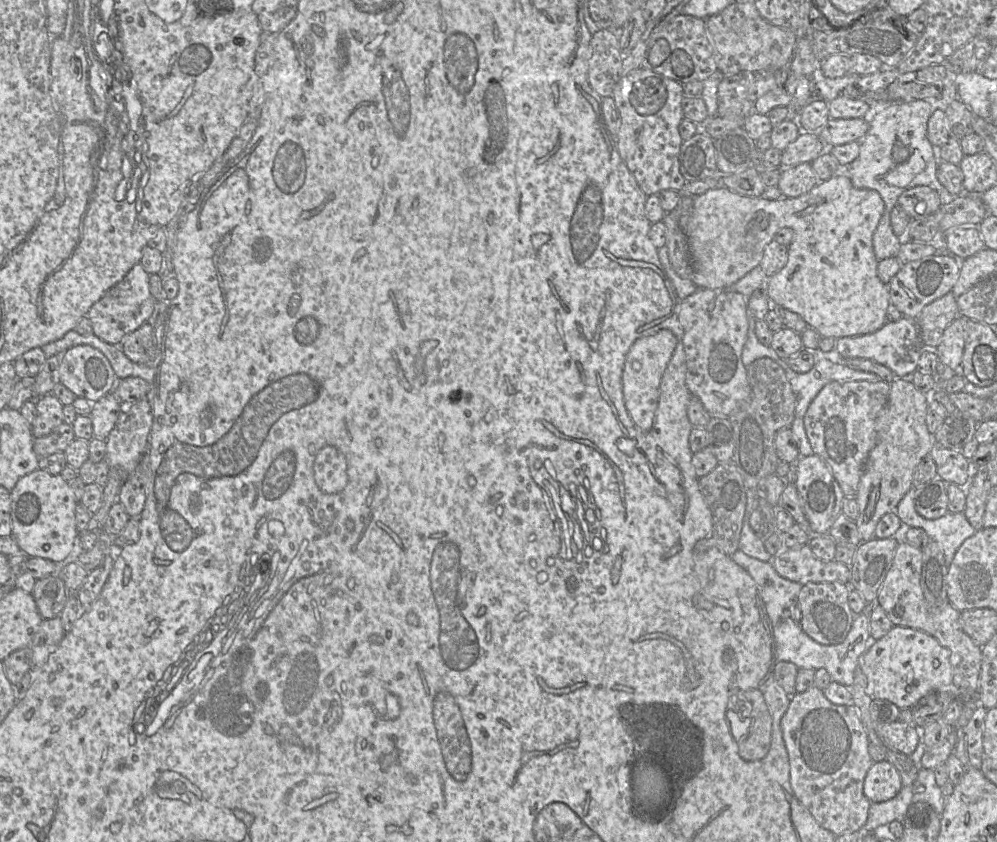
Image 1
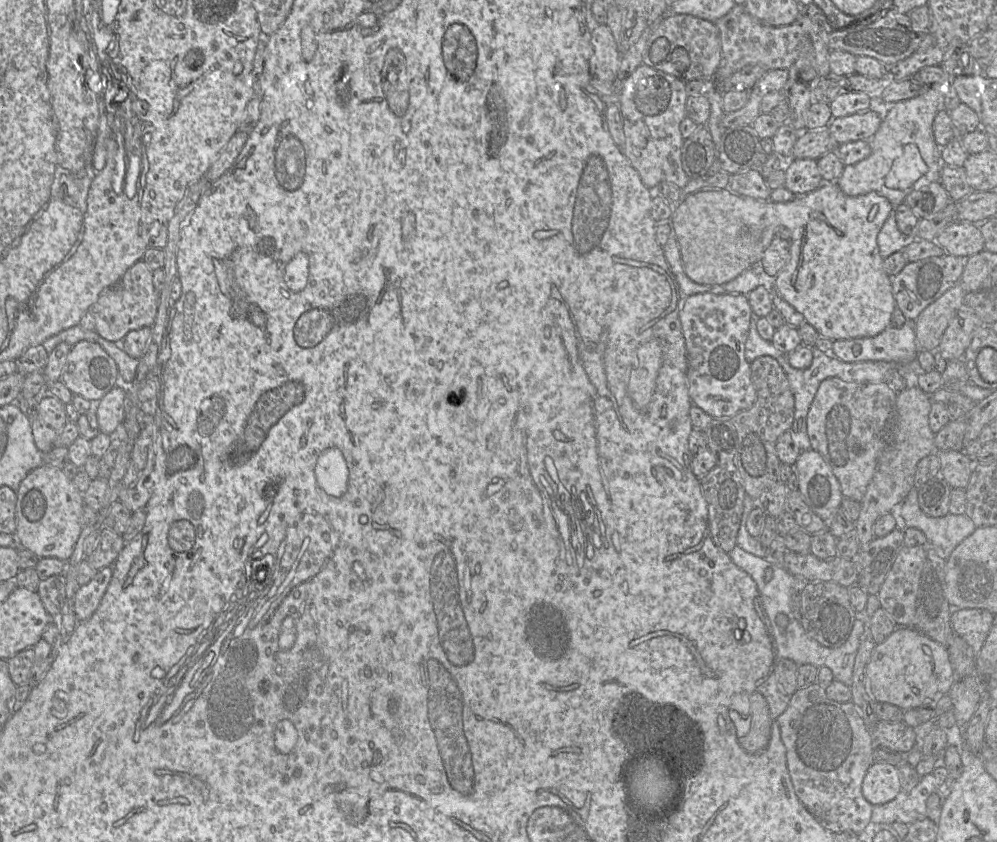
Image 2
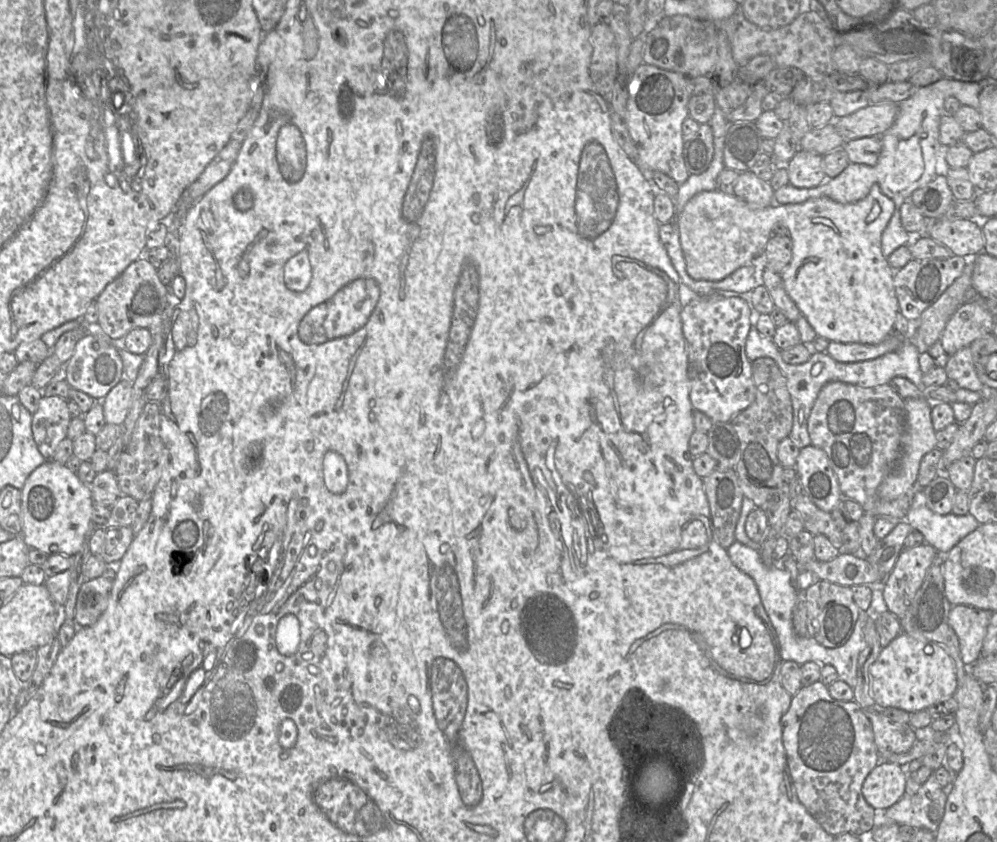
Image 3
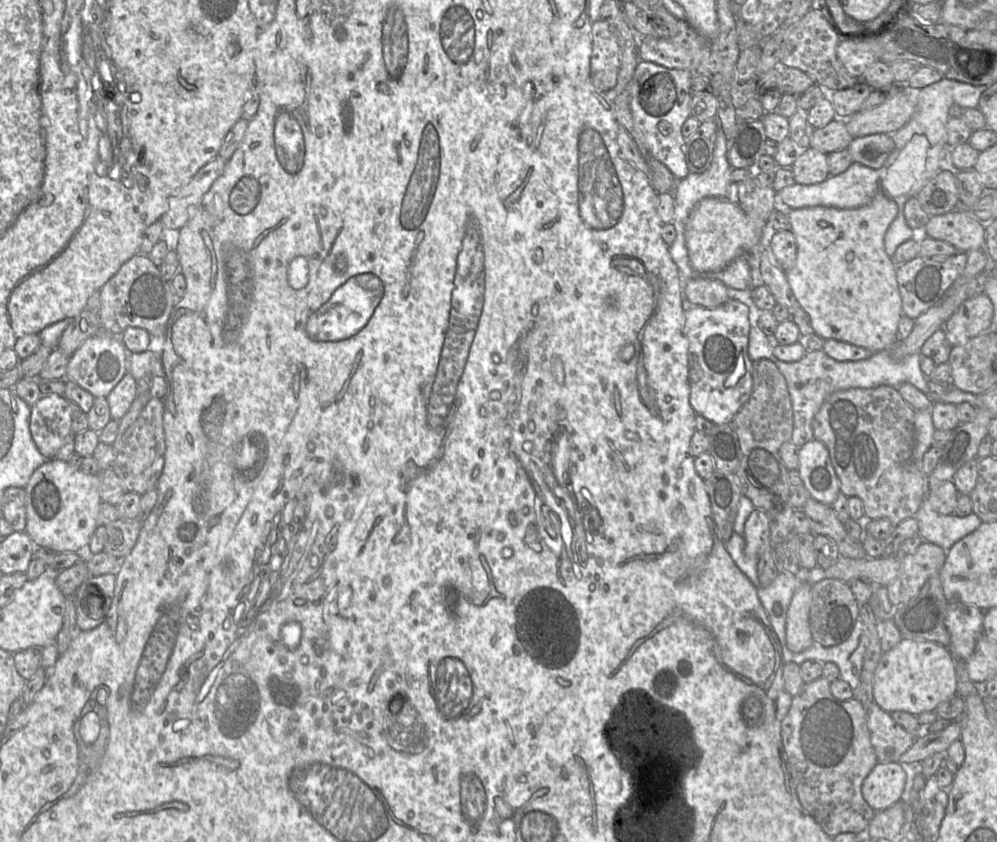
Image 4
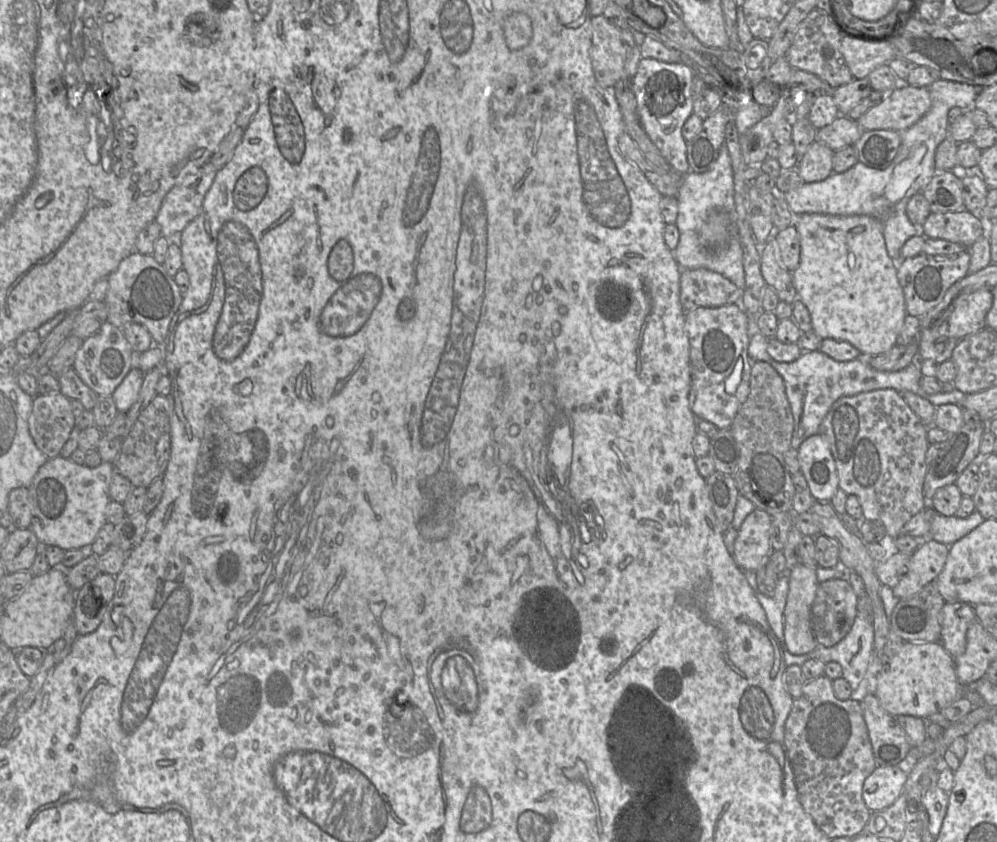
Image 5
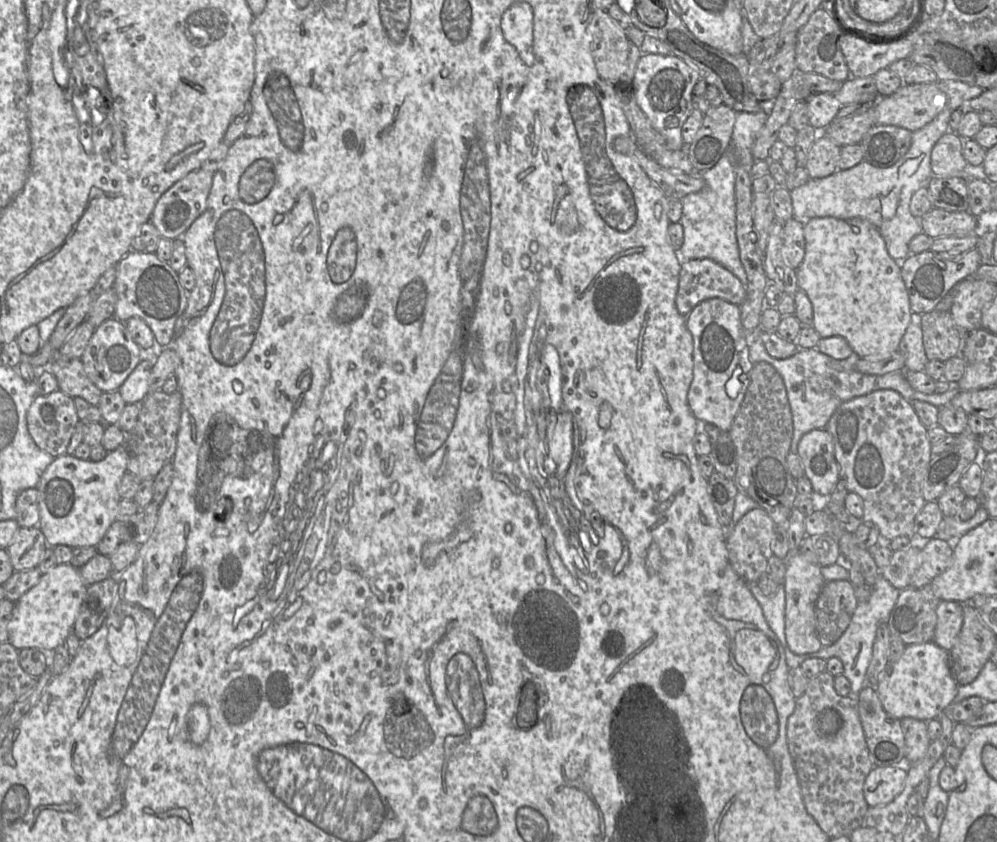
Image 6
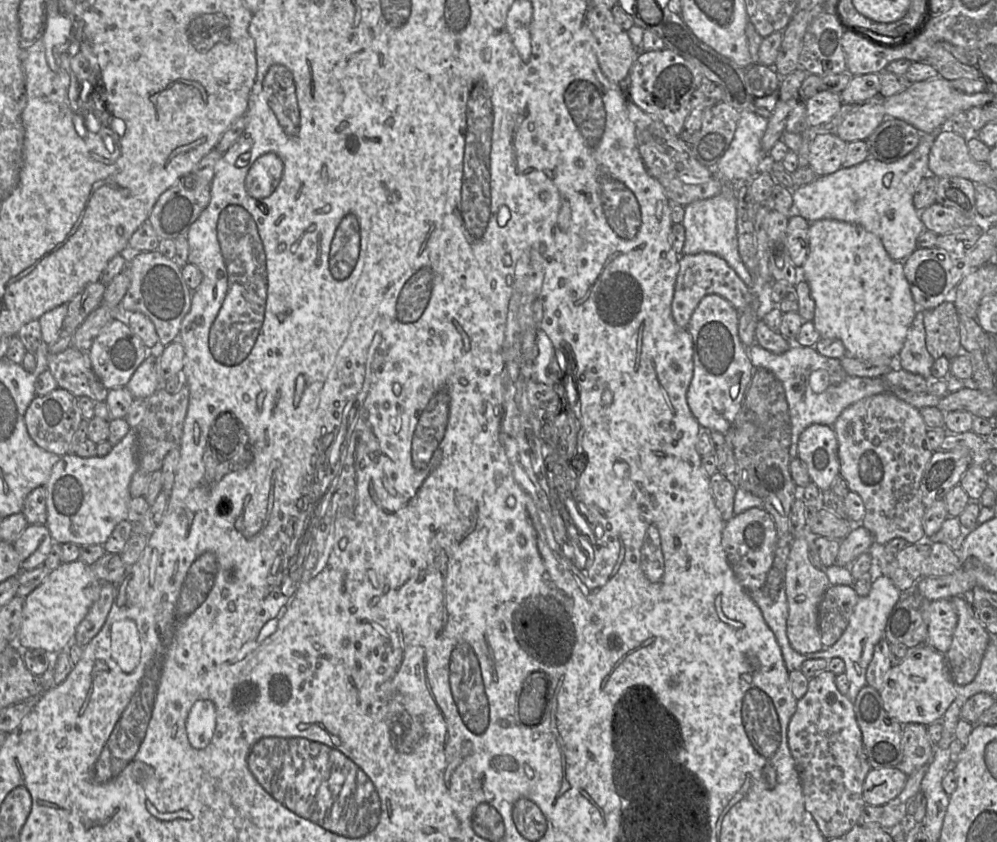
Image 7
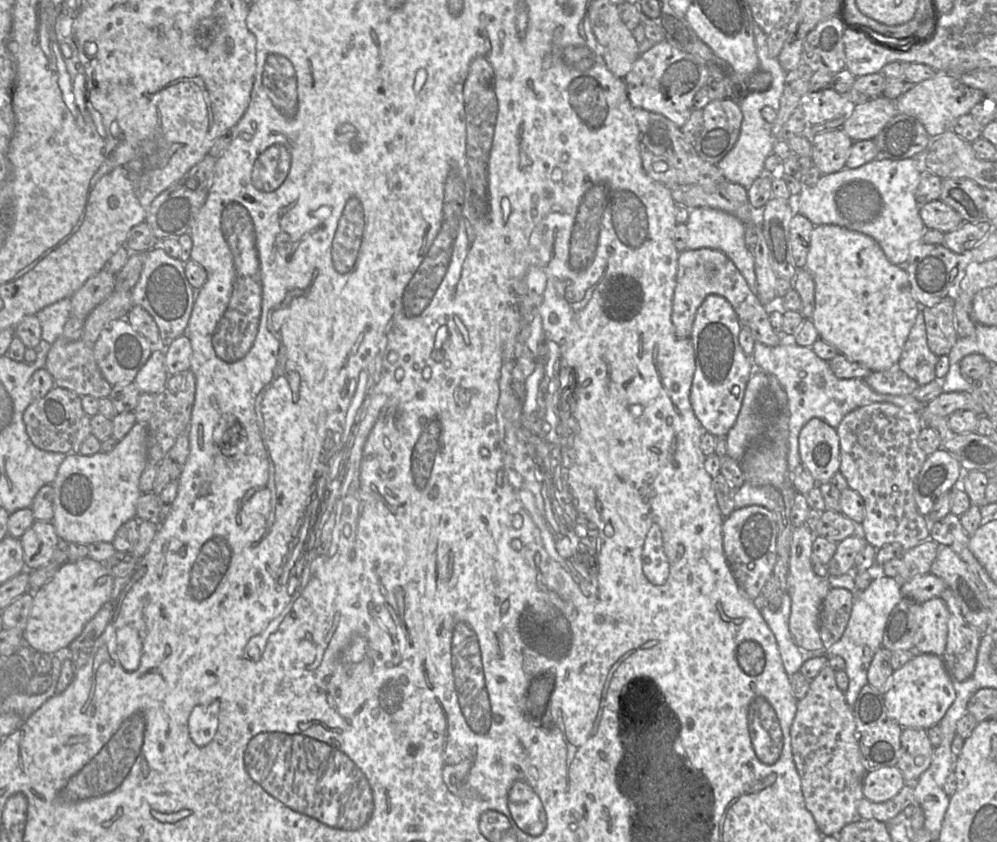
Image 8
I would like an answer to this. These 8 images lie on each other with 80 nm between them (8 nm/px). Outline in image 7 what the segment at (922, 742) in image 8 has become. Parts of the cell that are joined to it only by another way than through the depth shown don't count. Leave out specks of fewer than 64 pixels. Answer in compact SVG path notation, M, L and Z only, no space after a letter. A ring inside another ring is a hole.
M918 723L902 725L902 760L896 767L909 776L930 763L935 744L928 735L927 726Z

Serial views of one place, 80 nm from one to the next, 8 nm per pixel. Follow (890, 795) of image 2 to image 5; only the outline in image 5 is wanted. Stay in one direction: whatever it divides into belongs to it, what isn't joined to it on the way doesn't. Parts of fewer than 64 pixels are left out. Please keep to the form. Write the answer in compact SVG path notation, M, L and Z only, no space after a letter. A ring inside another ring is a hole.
M897 765L877 766L864 780L862 798L870 811L891 806L904 791L908 774Z

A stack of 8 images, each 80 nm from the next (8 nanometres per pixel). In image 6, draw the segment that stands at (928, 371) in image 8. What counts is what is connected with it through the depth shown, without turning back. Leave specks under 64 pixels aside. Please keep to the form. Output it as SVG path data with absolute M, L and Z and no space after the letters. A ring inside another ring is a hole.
M912 312L909 326L899 344L899 351L905 358L906 371L922 372L929 361L923 344L921 315Z

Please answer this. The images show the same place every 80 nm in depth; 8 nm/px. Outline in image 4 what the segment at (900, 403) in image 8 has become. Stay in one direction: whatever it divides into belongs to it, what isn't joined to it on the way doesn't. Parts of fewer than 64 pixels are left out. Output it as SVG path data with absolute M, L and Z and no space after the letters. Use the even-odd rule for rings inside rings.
M753 325L750 328L749 342L748 342L748 355L752 361L756 361L761 358L766 358L771 360L776 364L780 372L786 379L788 391L791 398L792 409L793 409L793 433L791 437L791 442L798 447L803 446L806 442L814 439L812 421L814 416L821 408L824 401L829 395L840 390L847 390L851 388L876 388L878 386L892 386L899 387L902 383L910 383L923 392L927 398L932 403L949 403L954 405L959 405L964 402L968 402L974 407L976 407L976 398L979 395L974 395L969 392L962 391L955 388L953 391L946 395L939 396L931 392L928 388L928 378L923 374L920 368L921 354L915 353L907 356L901 361L894 361L892 359L892 348L886 348L882 351L875 352L869 358L854 361L837 361L826 354L823 350L807 350L804 356L795 362L784 362L779 360L773 354L773 347L778 344L773 341L773 338L768 337L763 331L758 327L758 325Z

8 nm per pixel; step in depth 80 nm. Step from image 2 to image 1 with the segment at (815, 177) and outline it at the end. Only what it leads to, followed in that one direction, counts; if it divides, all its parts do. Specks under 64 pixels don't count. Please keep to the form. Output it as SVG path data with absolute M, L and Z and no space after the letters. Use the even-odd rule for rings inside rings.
M811 163L782 168L778 189L789 198L799 197L820 182Z

